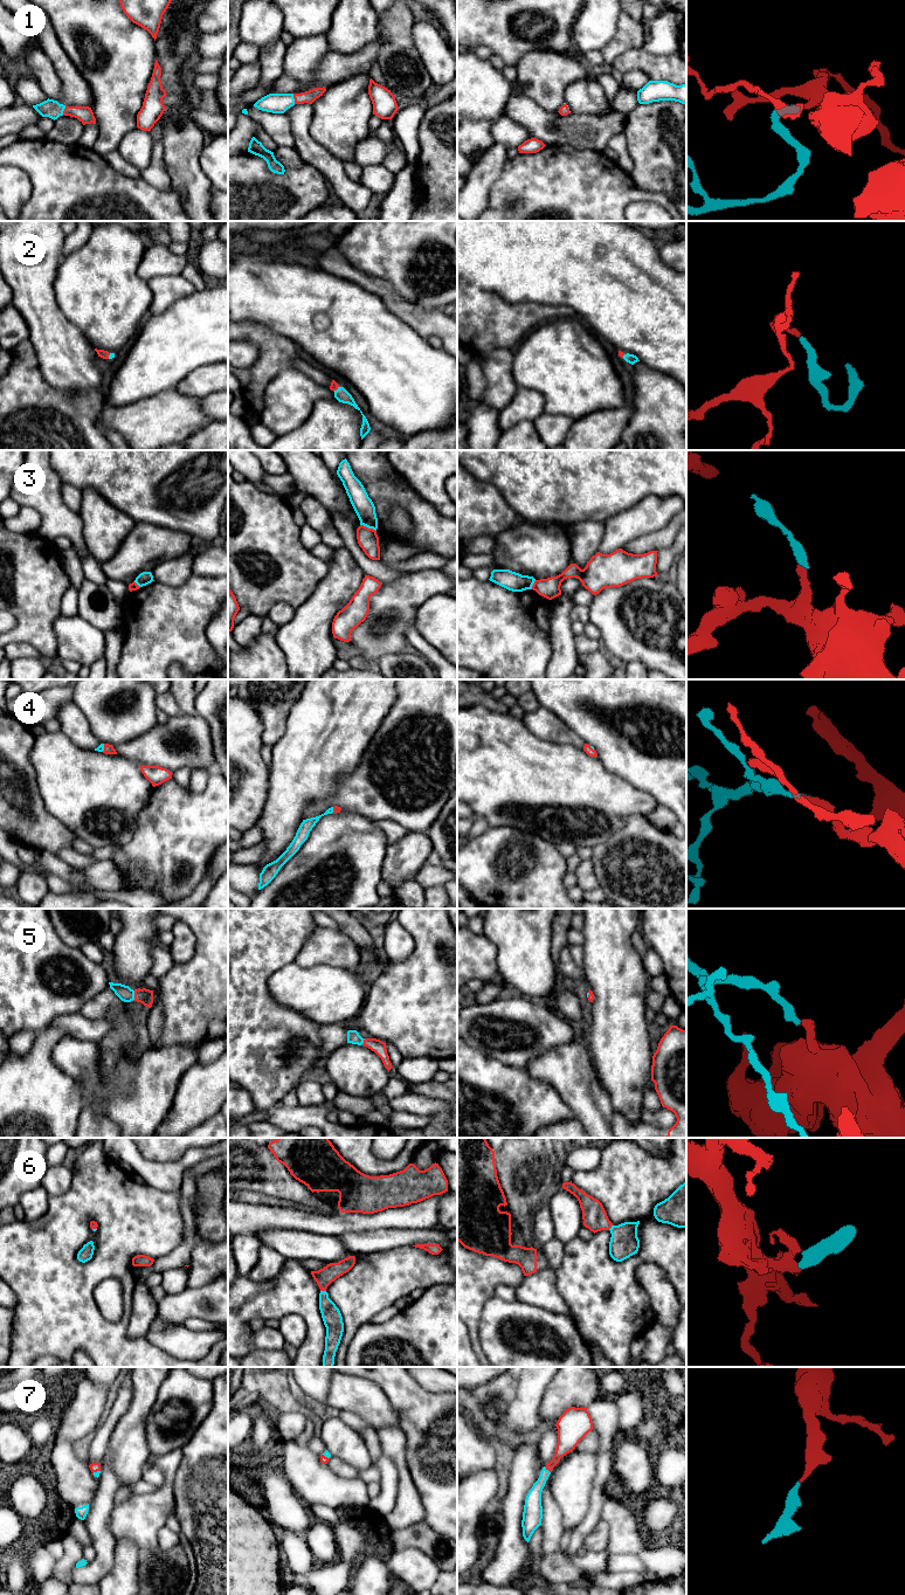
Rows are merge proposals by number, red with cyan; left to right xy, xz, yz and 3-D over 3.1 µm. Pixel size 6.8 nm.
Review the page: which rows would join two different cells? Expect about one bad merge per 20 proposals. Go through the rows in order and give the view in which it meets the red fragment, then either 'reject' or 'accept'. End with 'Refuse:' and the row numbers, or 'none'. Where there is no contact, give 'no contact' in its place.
1: meets red in xz; accept
2: meets red in xz; accept
3: meets red in xz; reject
4: meets red in xy; accept
5: meets red in xy; accept
6: meets red in xz; accept
7: meets red in yz; accept
Refuse: 3

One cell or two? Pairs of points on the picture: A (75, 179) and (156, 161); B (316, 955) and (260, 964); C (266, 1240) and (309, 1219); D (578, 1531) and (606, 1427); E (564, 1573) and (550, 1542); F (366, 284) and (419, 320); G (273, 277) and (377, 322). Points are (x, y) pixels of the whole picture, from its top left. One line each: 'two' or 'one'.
A: two
B: two
C: two
D: one
E: one
F: one
G: one

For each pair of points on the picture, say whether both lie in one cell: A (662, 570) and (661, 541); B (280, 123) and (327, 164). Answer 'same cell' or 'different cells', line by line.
A: different cells
B: different cells

